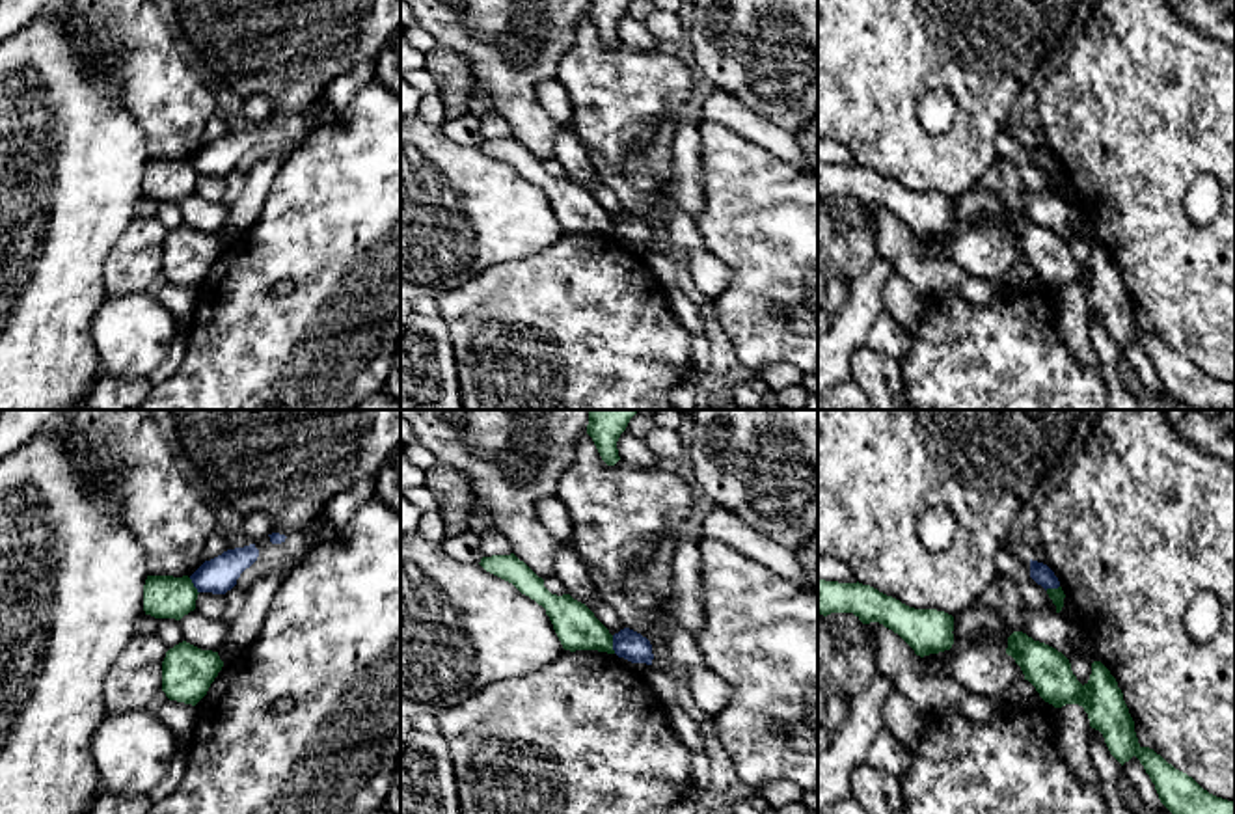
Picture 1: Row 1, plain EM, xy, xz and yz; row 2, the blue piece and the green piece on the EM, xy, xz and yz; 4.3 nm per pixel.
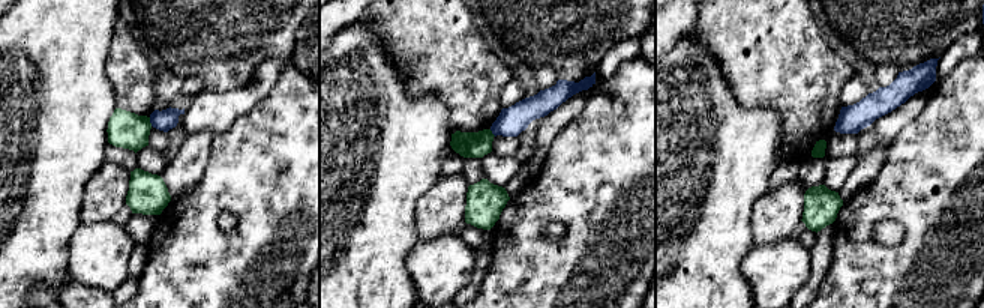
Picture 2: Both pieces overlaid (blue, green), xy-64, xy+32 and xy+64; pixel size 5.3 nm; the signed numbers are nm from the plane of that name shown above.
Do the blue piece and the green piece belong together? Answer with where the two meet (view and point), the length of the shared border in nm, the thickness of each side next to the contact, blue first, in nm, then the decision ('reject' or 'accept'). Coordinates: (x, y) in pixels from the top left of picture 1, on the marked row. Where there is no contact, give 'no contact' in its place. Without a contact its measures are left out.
meets blue in xz at (613, 645); contact 80 nm long; 130 nm thick on the blue side, 190 nm on the other; reject

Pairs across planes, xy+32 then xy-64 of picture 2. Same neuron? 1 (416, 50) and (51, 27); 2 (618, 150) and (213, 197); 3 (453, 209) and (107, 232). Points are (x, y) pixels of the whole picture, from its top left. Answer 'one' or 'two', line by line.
1: two
2: one
3: two

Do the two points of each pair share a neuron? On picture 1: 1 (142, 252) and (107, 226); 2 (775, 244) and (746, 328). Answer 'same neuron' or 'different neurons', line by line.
1: different neurons
2: same neuron

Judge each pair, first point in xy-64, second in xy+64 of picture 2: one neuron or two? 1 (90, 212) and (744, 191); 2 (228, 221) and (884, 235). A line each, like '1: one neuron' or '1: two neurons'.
1: two neurons
2: one neuron

